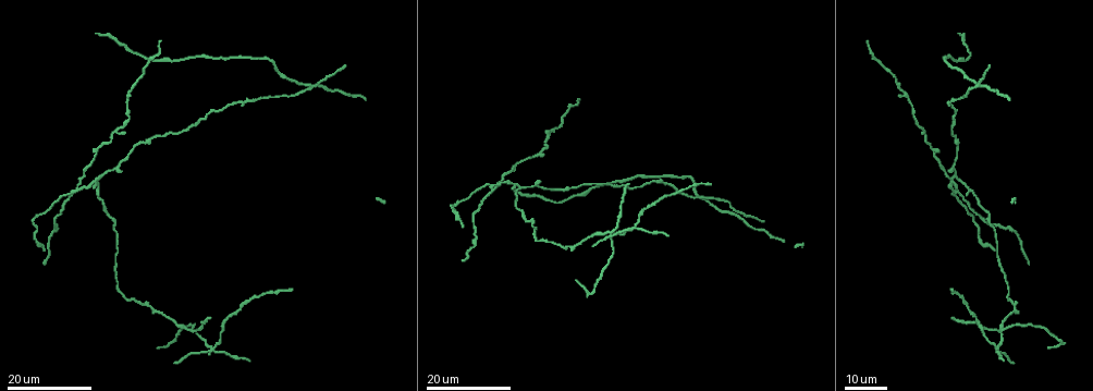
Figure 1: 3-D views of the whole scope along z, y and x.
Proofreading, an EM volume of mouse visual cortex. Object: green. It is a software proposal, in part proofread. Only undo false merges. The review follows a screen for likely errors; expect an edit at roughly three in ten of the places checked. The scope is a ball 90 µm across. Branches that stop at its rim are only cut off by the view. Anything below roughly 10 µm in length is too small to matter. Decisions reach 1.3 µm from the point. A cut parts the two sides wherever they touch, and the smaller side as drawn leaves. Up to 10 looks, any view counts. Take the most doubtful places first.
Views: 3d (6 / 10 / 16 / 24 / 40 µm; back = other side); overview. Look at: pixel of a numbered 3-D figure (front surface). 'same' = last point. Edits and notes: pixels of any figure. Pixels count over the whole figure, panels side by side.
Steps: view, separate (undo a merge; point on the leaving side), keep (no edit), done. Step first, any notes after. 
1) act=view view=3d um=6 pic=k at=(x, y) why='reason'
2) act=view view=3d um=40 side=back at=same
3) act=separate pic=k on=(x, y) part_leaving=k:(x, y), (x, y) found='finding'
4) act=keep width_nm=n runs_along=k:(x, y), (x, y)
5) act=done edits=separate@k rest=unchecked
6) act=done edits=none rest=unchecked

act=view view=3d um=16 pic=1 at=(610, 231) why='looks like a crossing'

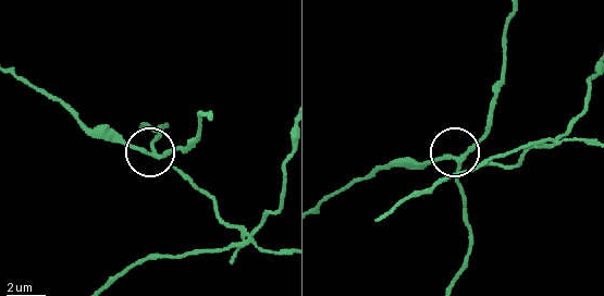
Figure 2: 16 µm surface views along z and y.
act=view view=3d um=6 pic=2 at=(460, 159)

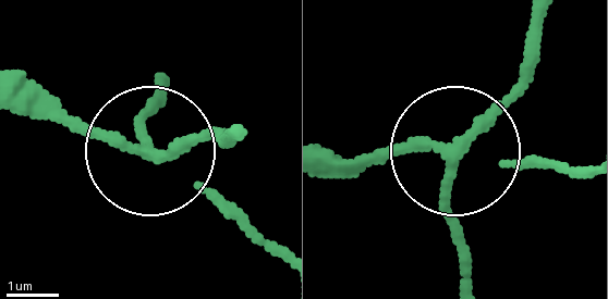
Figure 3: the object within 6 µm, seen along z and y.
act=separate pic=3 on=(143, 112) arms=4 part_leaving=3:(140, 154), (166, 98) found='a second cell is stuck on'

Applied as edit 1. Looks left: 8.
act=view view=overview why='redraw'

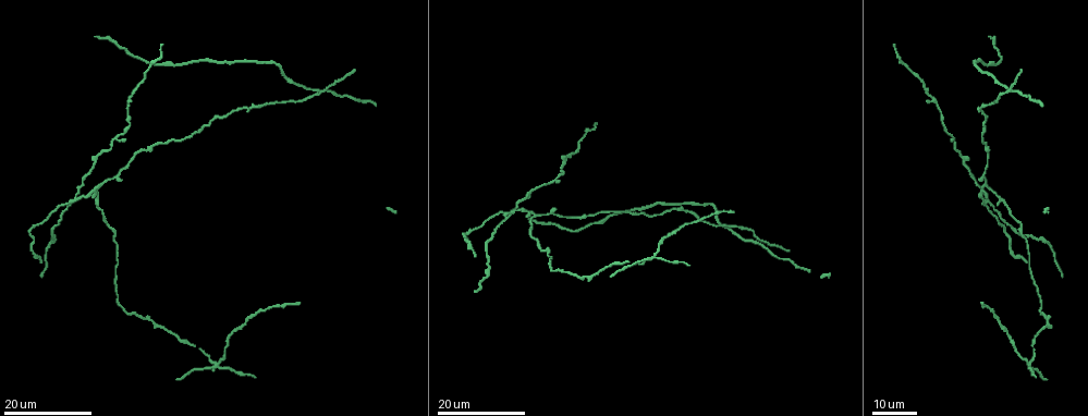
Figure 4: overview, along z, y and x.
act=view view=3d um=24 pic=4 at=(507, 219) why='side arm on a straight run'

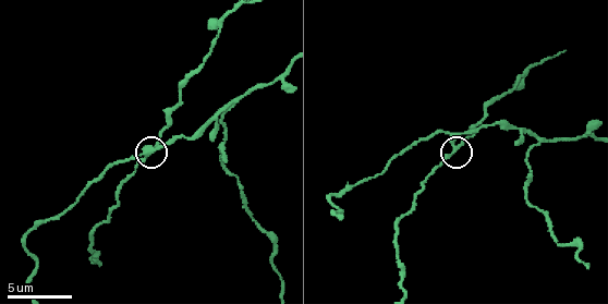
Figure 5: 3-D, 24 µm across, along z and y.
act=view view=3d um=6 pic=5 at=(459, 147) why='closer look'

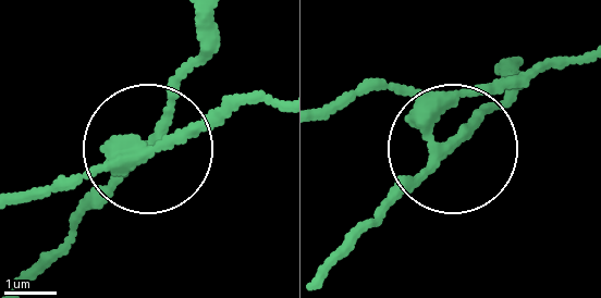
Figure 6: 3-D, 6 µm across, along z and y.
act=separate pic=6 on=(112, 181) side_arm_um=30 part_leaving=6:(135, 164), (200, 22) found='a second cell is stuck on'

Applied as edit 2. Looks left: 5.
act=view view=overview why='redraw'

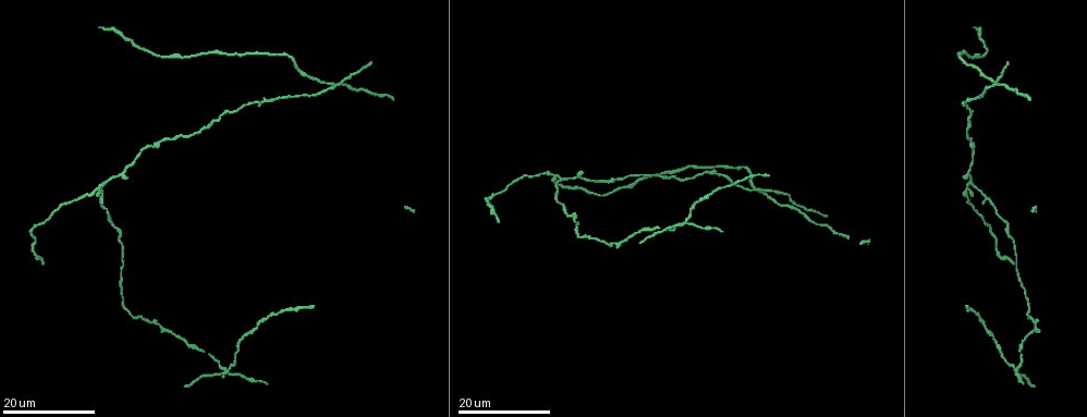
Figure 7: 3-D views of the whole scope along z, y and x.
act=view view=3d um=16 pic=7 at=(106, 182) why='two arms in line, one across'

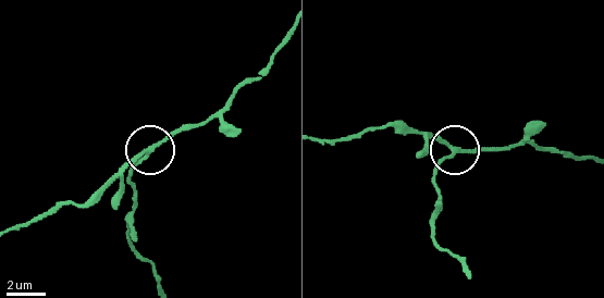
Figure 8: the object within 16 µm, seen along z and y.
act=view view=3d um=10 pic=8 at=(452, 146)

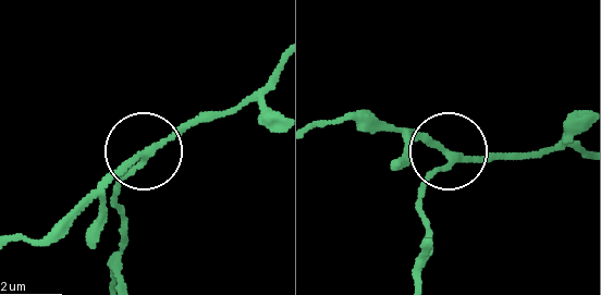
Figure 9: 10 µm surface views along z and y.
act=keep arms=3 runs_along=9:(272, 75), (225, 111), (194, 117), (139, 152), (87, 205) found='all the same cell'

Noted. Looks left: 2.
act=view view=3d um=24 pic=7 at=(999, 86) why='branch point'

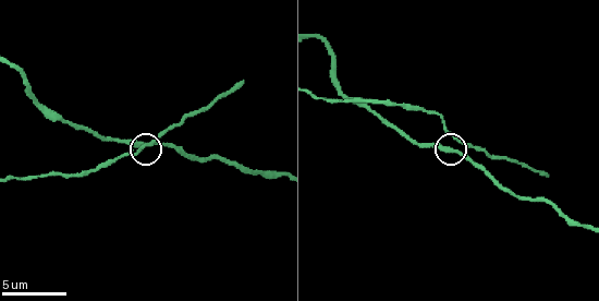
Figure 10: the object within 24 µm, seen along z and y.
act=view view=3d um=10 pic=10 at=(458, 151)

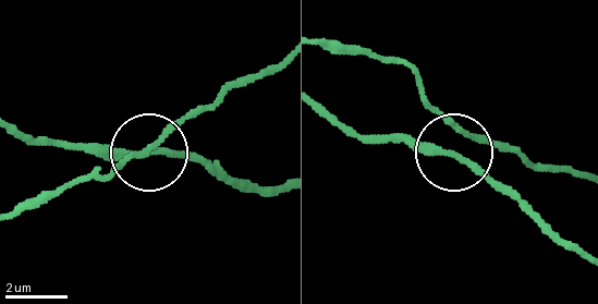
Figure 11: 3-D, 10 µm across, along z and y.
act=keep arms=3 runs_along=11:(326, 43), (412, 71), (451, 125), (459, 154), (519, 201) found='continuous, no second cell'

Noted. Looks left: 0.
act=done edits=separate@3,separate@6 rest=unchecked

